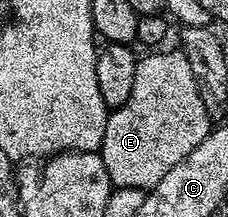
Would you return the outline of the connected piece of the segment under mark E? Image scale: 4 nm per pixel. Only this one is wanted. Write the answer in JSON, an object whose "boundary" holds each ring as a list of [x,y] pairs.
{"boundary":[[[154,50],[146,54],[150,56],[143,55],[139,59],[136,66],[136,82],[132,82],[132,98],[128,98],[128,102],[124,102],[124,106],[113,109],[106,117],[100,155],[104,162],[104,170],[108,170],[108,178],[114,188],[140,188],[143,190],[155,188],[160,182],[160,178],[164,178],[164,174],[168,174],[168,170],[172,170],[172,166],[176,166],[180,161],[185,160],[188,154],[192,154],[192,150],[196,150],[196,146],[200,146],[200,142],[204,142],[204,138],[210,133],[212,121],[204,110],[204,102],[200,102],[200,94],[196,90],[196,78],[192,78],[192,66],[188,66],[188,58],[181,50],[162,51],[166,50]]]}

